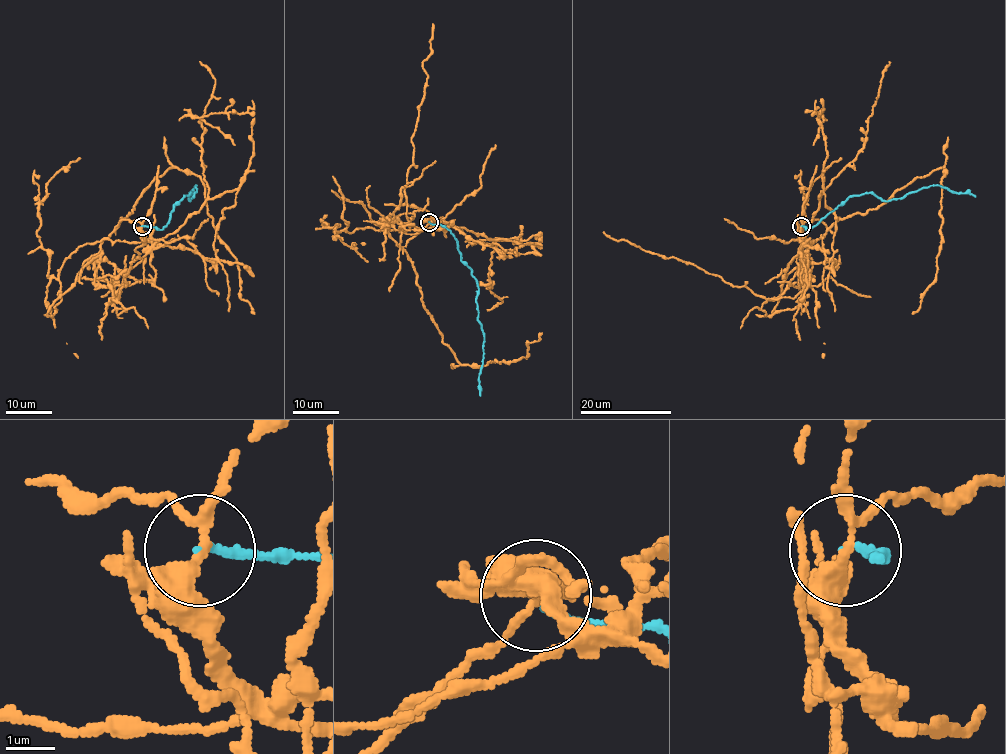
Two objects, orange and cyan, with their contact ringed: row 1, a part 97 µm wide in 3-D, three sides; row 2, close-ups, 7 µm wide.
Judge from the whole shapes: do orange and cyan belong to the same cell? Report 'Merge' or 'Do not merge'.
Do not merge

